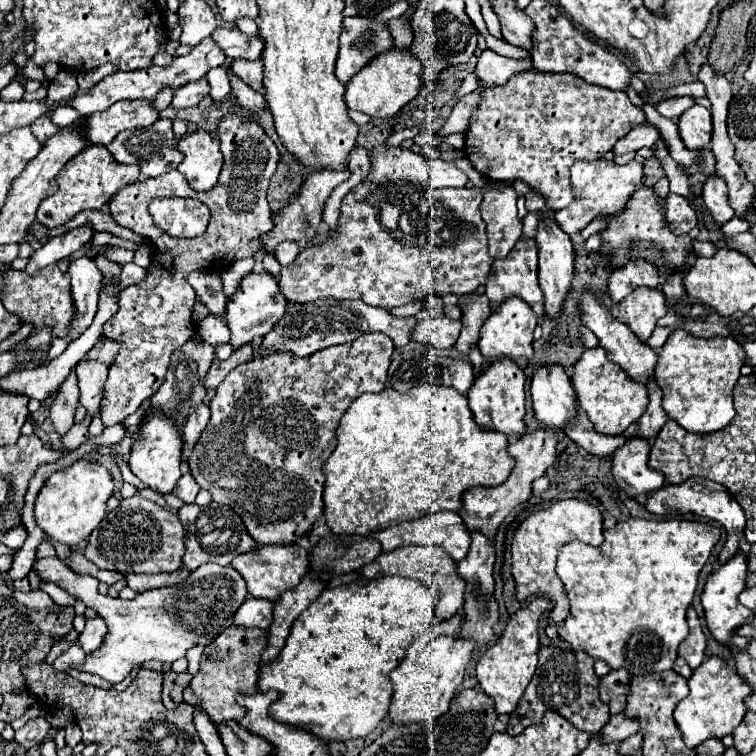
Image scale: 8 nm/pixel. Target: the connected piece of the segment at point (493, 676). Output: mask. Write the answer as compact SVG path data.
M537 597L527 607L515 611L499 641L493 647L489 647L485 655L477 661L479 685L495 701L497 713L513 713L525 687L533 679L537 667L537 651L539 651L539 619L549 609L550 602L543 597Z

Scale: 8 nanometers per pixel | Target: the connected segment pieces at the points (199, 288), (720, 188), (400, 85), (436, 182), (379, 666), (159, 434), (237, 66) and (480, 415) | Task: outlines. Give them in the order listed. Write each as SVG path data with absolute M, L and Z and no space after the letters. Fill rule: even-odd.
M193 271L187 275L187 283L195 289L197 299L209 309L215 317L225 317L227 297L221 291L221 277L219 273L211 271Z
M719 175L707 177L707 181L703 183L701 201L707 205L711 217L715 219L717 225L727 223L735 215L735 211L731 211L731 207L727 203L727 187L725 187L723 179L719 179Z
M391 47L389 51L377 55L345 85L347 107L363 111L369 117L393 117L419 91L419 63L421 61L411 53L411 49Z
M441 159L431 161L433 173L429 177L429 185L431 187L465 187L467 185L467 175L463 171L459 171L455 165L445 163Z
M381 577L371 581L357 579L349 585L325 589L315 599L315 603L311 603L295 619L287 643L279 651L277 659L265 661L265 665L259 669L257 689L261 693L279 691L279 699L271 703L269 715L279 723L297 729L307 729L309 733L325 741L349 741L369 735L387 715L387 707L393 691L389 673L403 661L407 647L431 625L435 617L435 603L437 603L435 589L425 587L415 579L407 579L407 577Z
M147 405L147 415L143 417L143 439L139 443L135 443L135 447L131 449L131 459L129 459L129 469L153 491L167 495L173 491L179 475L181 475L181 431L175 429L175 425L171 423L169 415L161 415L155 411L153 419L149 419L151 415L151 407Z
M236 59L231 63L231 71L235 71L239 77L247 79L251 87L263 87L263 60L257 59L248 61L246 59Z
M497 359L487 365L487 369L475 379L471 391L467 393L469 409L483 429L501 431L509 439L519 439L525 435L525 375L513 359Z

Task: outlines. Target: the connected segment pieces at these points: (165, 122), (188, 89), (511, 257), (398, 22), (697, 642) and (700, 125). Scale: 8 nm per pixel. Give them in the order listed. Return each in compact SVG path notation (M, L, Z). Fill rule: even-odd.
M157 119L151 127L139 131L123 131L107 145L107 149L123 165L141 165L141 173L145 177L157 177L159 173L173 171L183 159L183 151L179 149L179 139L175 137L171 119Z
M205 77L199 79L199 81L191 81L191 83L187 83L187 85L183 85L183 87L179 87L179 89L175 91L171 107L173 107L173 109L195 107L207 93L209 93L209 85L207 85Z
M521 237L515 243L515 247L511 249L511 253L507 255L507 259L493 261L493 267L491 267L491 273L489 273L485 287L487 287L485 295L489 297L491 309L499 309L499 305L509 297L519 297L529 305L541 303L543 293L541 293L539 281L537 281L537 245L535 245L535 241Z
M397 17L387 21L387 27L393 35L393 43L399 43L399 47L409 47L413 39L413 31L409 27L409 21L405 17Z
M693 607L687 609L687 625L689 625L689 635L679 645L679 657L683 657L691 669L697 669L701 665L701 661L705 659L707 645L705 645L705 635L701 631L699 617Z
M693 105L691 109L687 109L679 117L677 127L687 149L703 149L711 143L711 111L701 105Z

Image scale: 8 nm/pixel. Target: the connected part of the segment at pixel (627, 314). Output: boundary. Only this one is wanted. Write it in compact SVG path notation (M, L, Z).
M641 287L617 305L617 319L625 323L639 339L647 341L657 325L657 319L667 313L665 297L659 289Z

